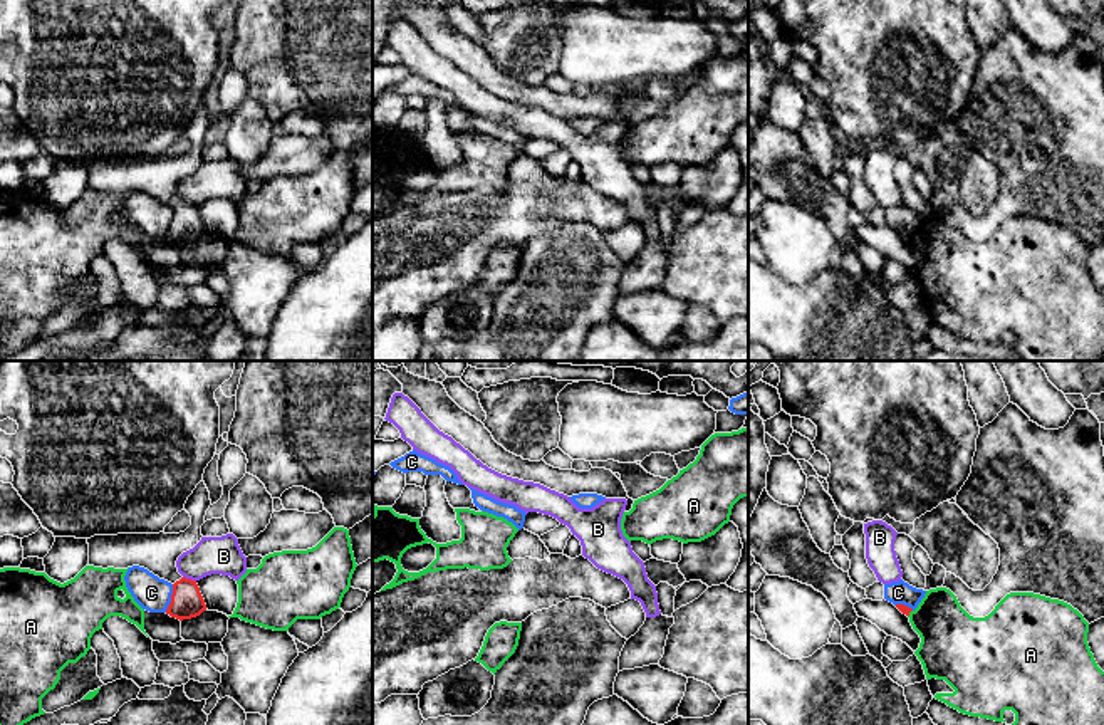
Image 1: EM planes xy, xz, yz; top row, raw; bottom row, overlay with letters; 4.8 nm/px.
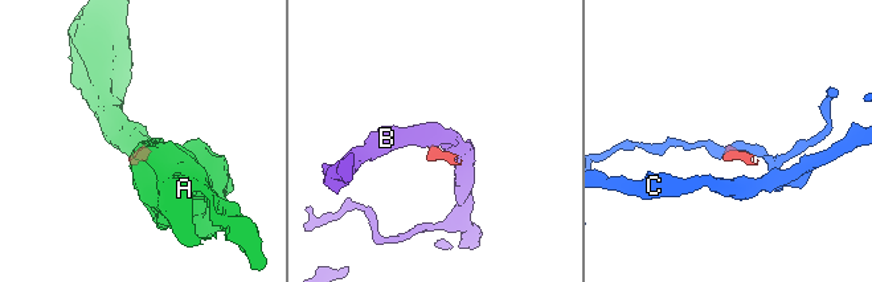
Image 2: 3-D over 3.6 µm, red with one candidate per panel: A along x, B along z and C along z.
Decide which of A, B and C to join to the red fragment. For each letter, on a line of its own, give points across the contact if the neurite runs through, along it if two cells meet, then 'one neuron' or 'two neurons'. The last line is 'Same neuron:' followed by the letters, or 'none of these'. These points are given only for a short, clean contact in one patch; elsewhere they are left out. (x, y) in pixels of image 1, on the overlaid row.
A: border along yz (911, 610), (908, 616); two neurons
B: border along xy (183, 576), (195, 581); two neurons
C: border along xy (173, 584), (170, 605), (165, 611); two neurons
Same neuron: none of these

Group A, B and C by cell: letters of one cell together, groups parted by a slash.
A / B / C

